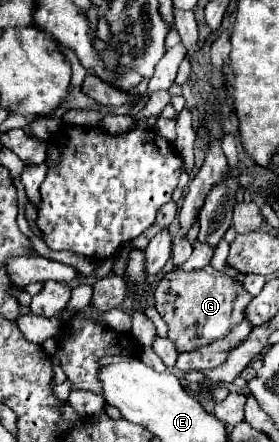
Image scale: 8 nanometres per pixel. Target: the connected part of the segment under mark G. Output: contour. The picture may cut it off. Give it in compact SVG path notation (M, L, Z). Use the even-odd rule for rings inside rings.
M210 265L196 271L174 269L162 277L154 291L154 307L166 321L168 339L176 345L178 353L194 351L218 337L226 337L226 333L244 319L244 309L250 299L252 295L244 291L242 283Z

